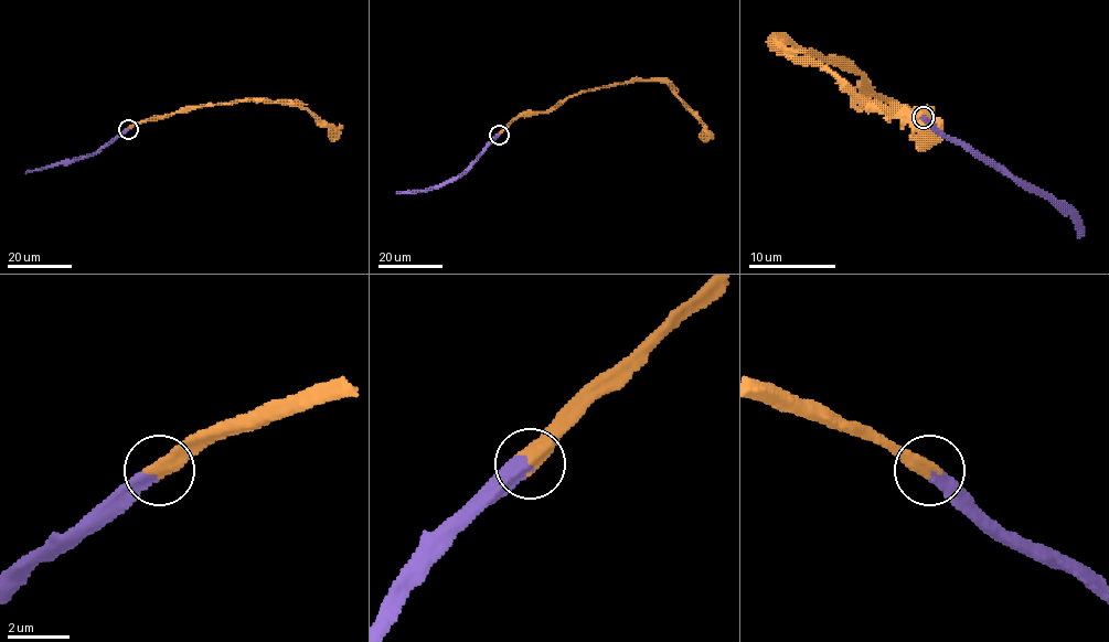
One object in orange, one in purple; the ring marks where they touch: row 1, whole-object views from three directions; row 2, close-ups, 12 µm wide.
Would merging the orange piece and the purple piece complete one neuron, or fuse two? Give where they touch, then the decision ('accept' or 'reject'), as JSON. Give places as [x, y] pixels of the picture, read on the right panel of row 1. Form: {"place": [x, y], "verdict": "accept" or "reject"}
{"place": [924, 117], "verdict": "accept"}

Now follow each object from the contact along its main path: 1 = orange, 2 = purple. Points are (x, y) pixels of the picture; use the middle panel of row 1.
1: (499, 135), (520, 115), (551, 111), (583, 92), (643, 79), (663, 79), (702, 124), (708, 140)
2: (499, 135), (456, 177), (428, 189), (396, 193)

